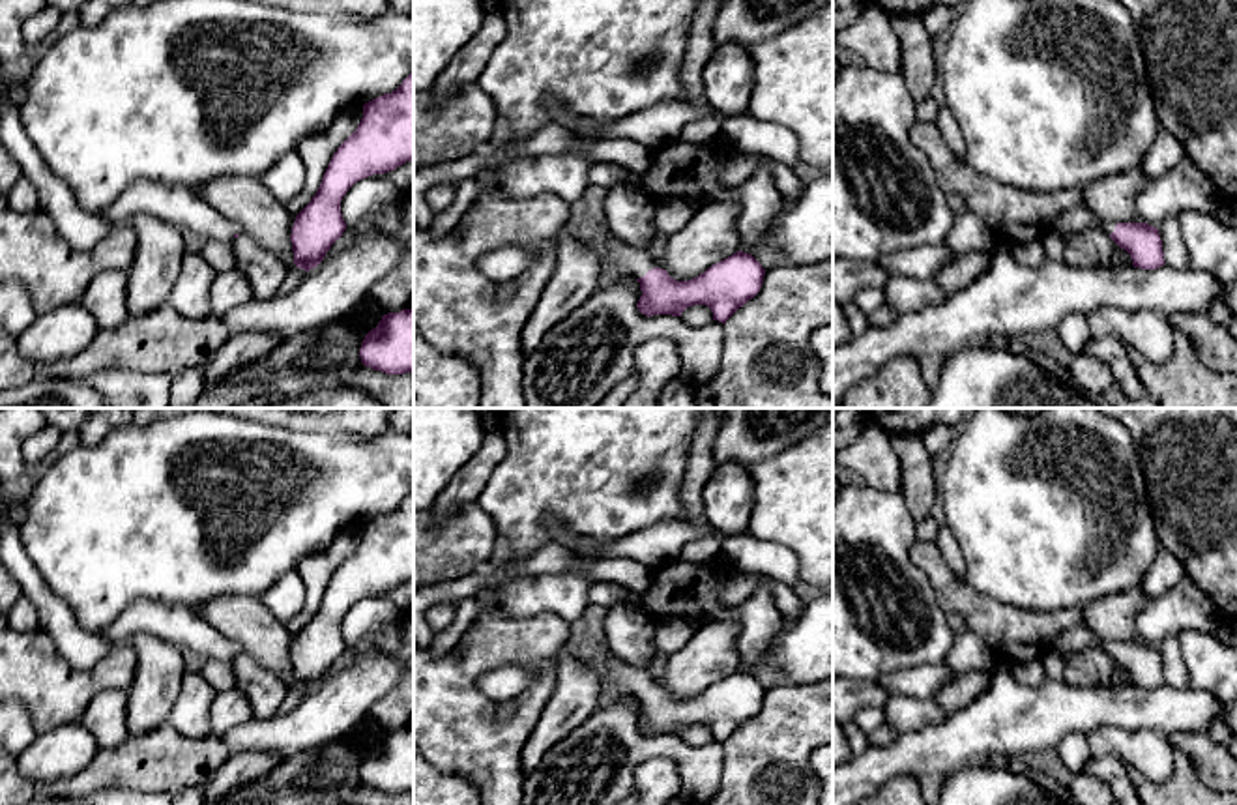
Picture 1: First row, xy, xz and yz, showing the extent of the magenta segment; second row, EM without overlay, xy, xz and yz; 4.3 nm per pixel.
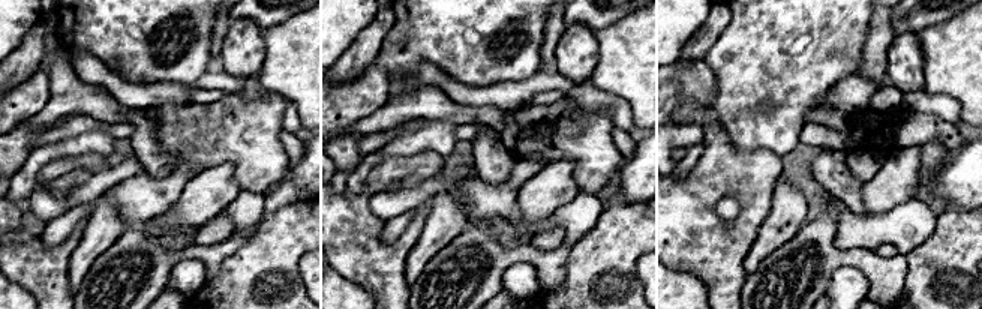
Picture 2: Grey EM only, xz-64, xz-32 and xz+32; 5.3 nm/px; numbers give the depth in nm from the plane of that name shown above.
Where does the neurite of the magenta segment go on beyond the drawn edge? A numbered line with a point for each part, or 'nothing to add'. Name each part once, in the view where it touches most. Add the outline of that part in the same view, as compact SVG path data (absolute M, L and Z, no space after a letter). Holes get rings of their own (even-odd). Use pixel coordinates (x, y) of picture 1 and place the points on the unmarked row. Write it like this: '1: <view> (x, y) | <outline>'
1: xz (627, 680) | M614 655L604 663L604 668L599 670L599 676L601 681L606 680L614 687L616 696L640 698L649 689L659 687L646 668L621 661Z

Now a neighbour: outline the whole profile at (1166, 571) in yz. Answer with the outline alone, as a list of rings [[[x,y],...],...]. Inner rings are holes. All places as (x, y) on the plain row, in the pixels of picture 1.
[[[1158,547],[1157,558],[1142,580],[1142,590],[1149,599],[1157,599],[1173,590],[1185,577],[1183,564],[1164,547]]]

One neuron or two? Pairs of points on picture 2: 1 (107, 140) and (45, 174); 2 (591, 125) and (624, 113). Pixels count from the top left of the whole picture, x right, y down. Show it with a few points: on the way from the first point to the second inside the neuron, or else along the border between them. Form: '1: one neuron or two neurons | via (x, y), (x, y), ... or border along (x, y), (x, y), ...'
1: two neurons | border along (105, 155), (80, 153), (57, 156), (47, 164)
2: two neurons | border along (577, 104), (586, 110), (606, 111), (615, 125)

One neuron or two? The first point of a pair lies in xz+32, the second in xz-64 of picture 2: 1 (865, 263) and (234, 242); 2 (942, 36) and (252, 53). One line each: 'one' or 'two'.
1: one
2: two

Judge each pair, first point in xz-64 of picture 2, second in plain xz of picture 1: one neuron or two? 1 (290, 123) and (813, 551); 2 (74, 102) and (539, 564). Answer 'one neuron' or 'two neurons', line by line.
1: two neurons
2: one neuron

